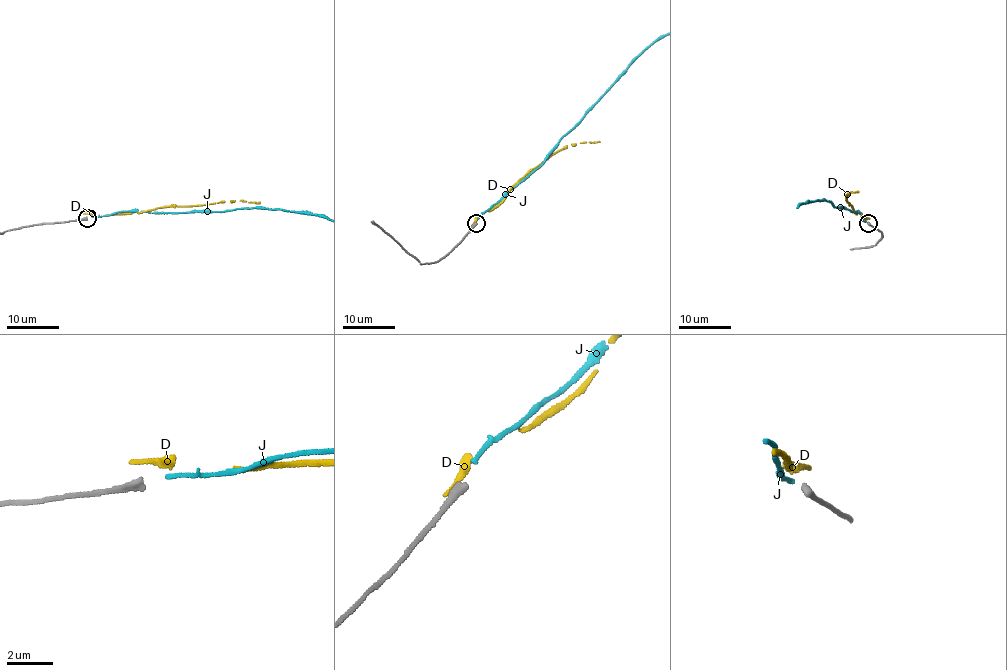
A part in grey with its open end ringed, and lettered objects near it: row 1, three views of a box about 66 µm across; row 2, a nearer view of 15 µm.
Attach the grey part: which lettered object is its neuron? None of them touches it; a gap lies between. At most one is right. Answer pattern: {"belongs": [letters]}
{"belongs": ["J"]}

